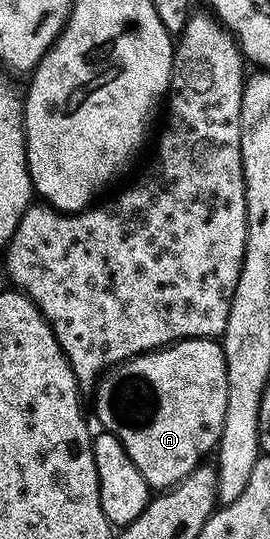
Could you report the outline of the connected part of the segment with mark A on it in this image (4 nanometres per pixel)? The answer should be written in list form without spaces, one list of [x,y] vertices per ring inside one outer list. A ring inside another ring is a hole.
[[[199,338],[196,340],[175,340],[174,343],[160,348],[156,352],[141,352],[139,356],[133,356],[131,360],[126,360],[123,364],[115,364],[99,379],[96,387],[93,389],[94,412],[98,415],[98,420],[102,423],[101,427],[107,432],[111,432],[118,441],[128,450],[128,458],[140,470],[140,474],[146,479],[147,484],[154,490],[165,490],[174,487],[181,482],[188,474],[192,474],[198,469],[198,465],[203,463],[206,456],[215,451],[218,447],[218,440],[221,438],[224,416],[226,414],[227,400],[227,366],[225,354],[219,341],[214,338]]]

